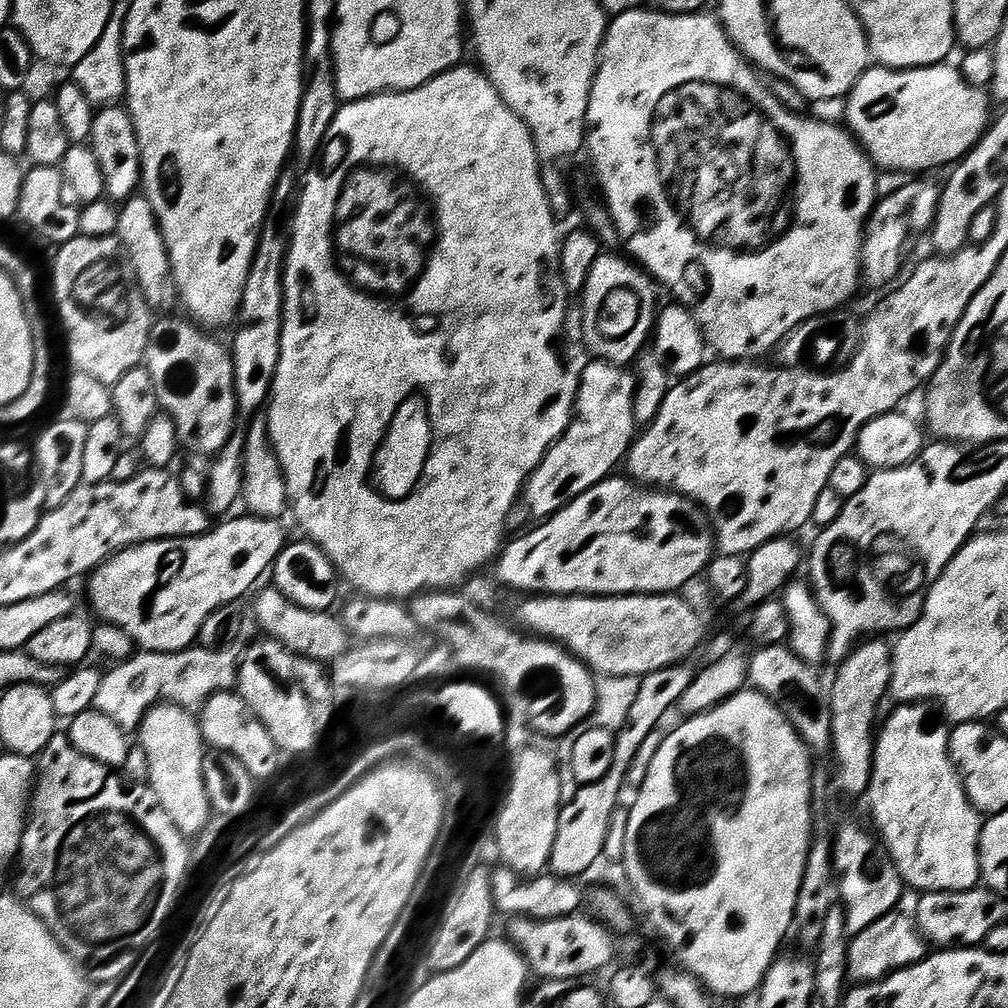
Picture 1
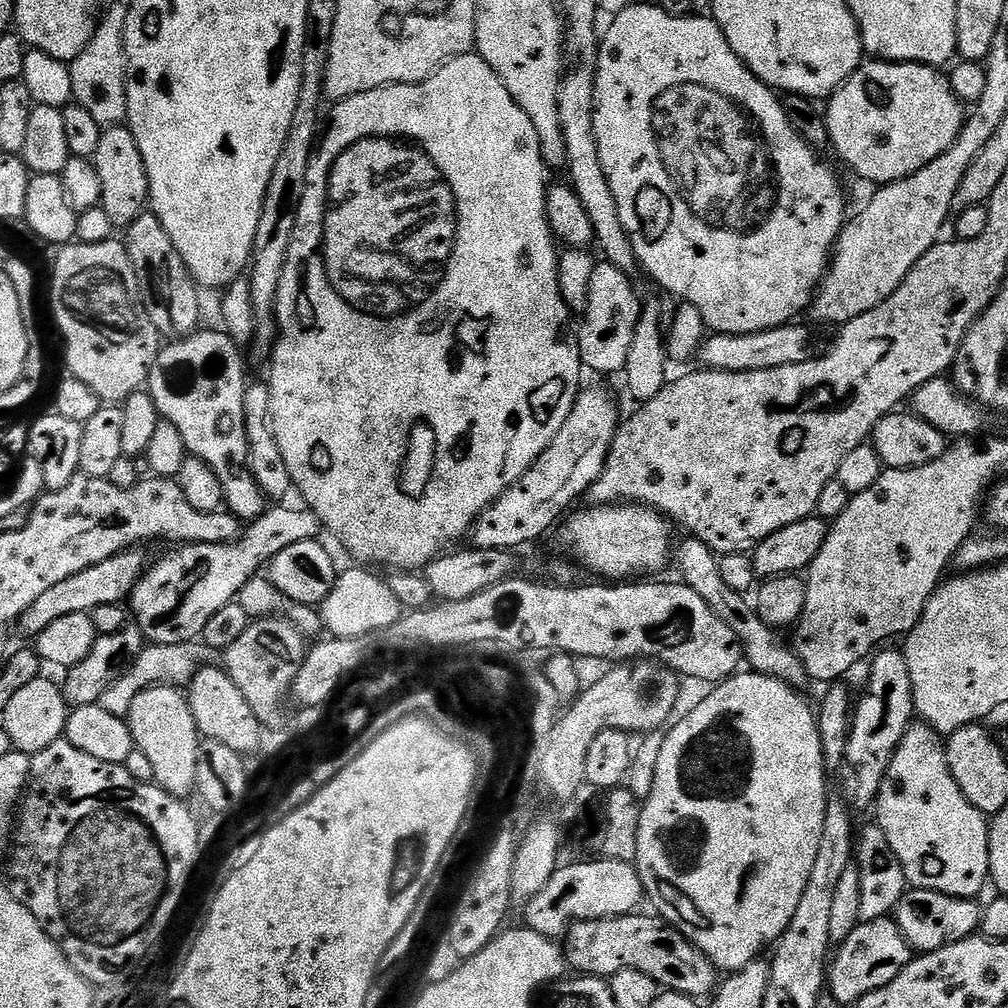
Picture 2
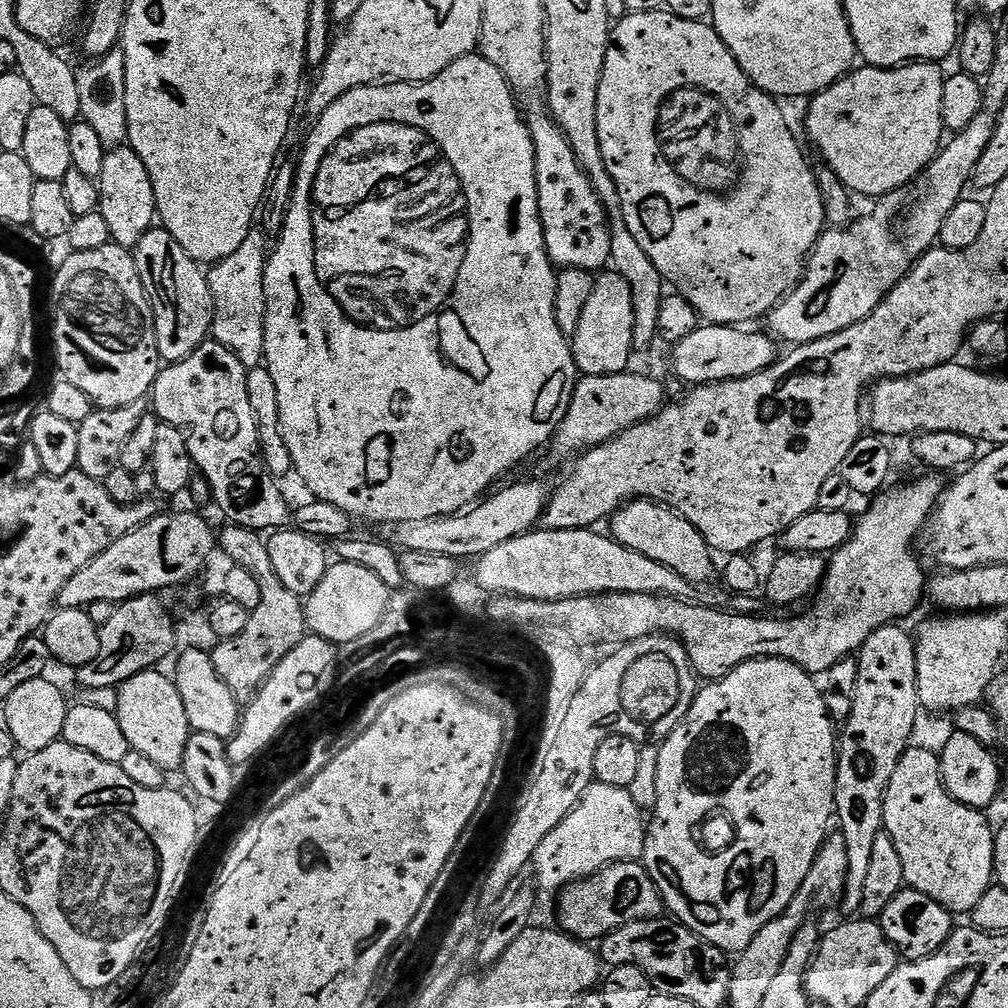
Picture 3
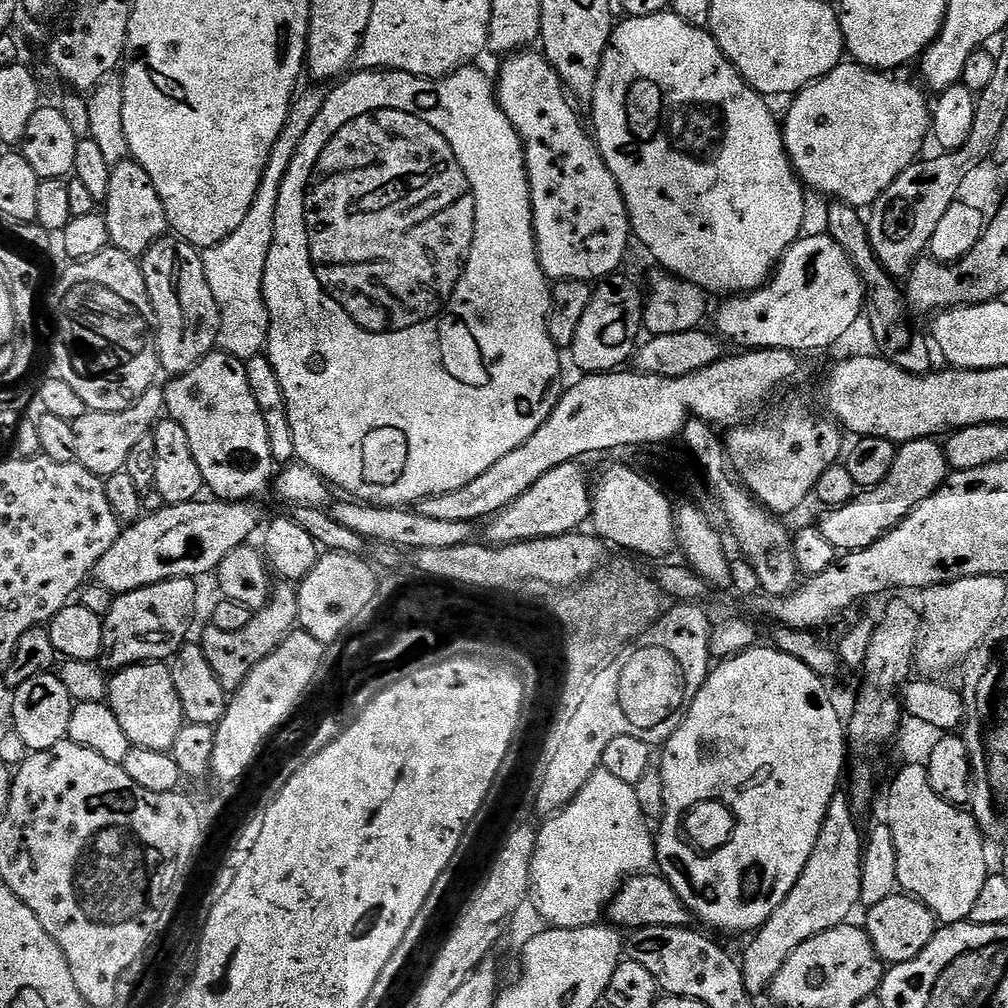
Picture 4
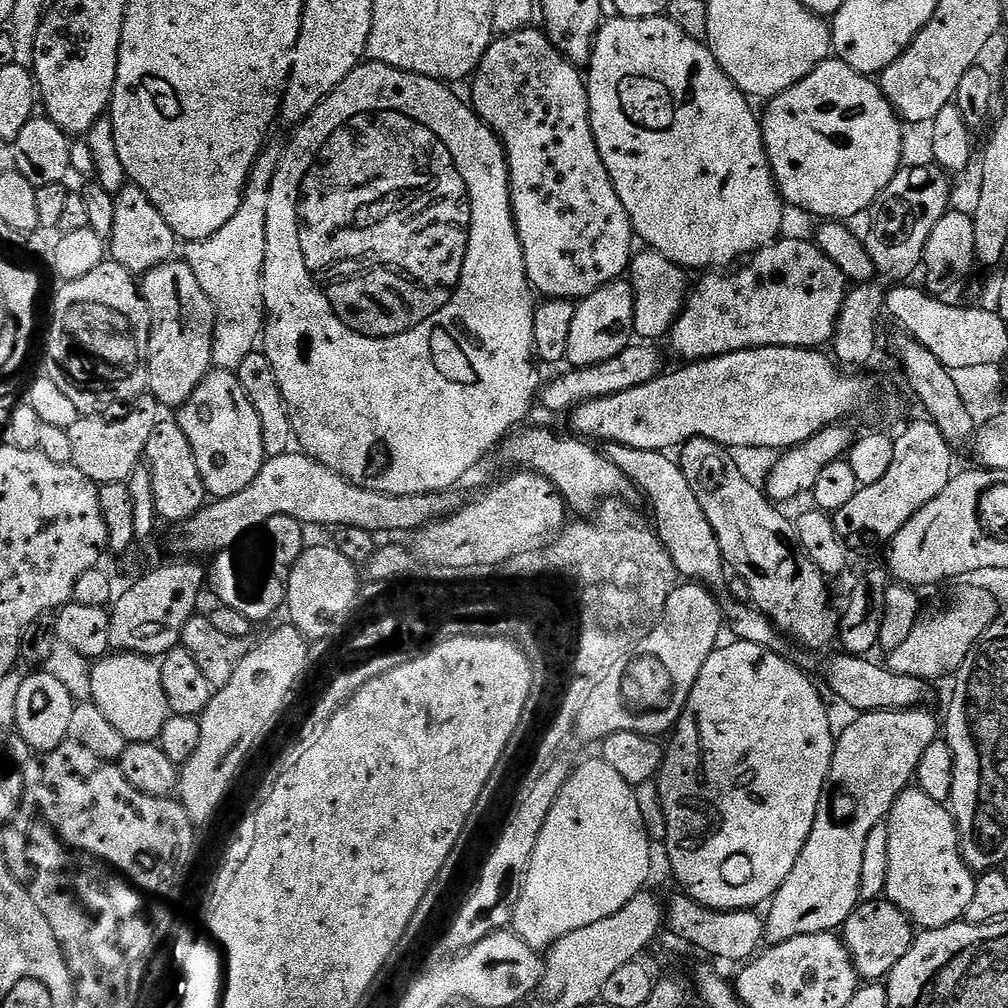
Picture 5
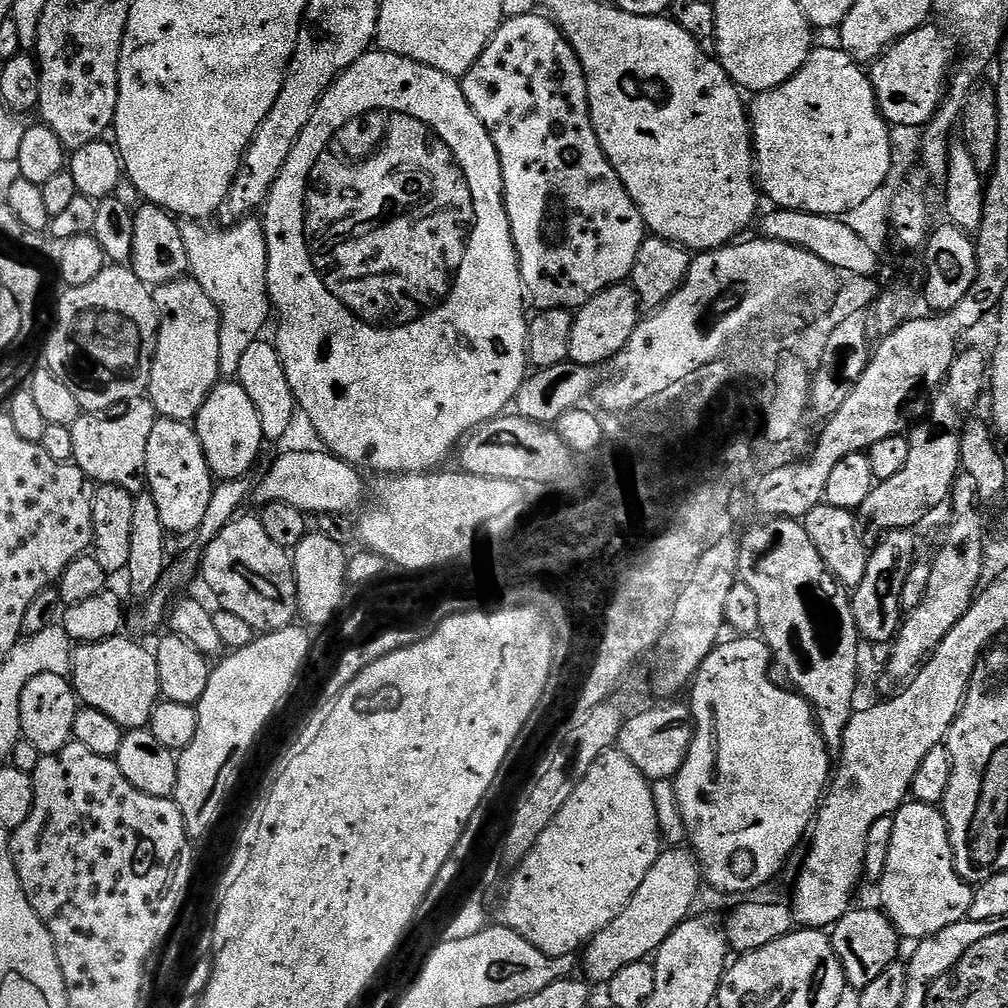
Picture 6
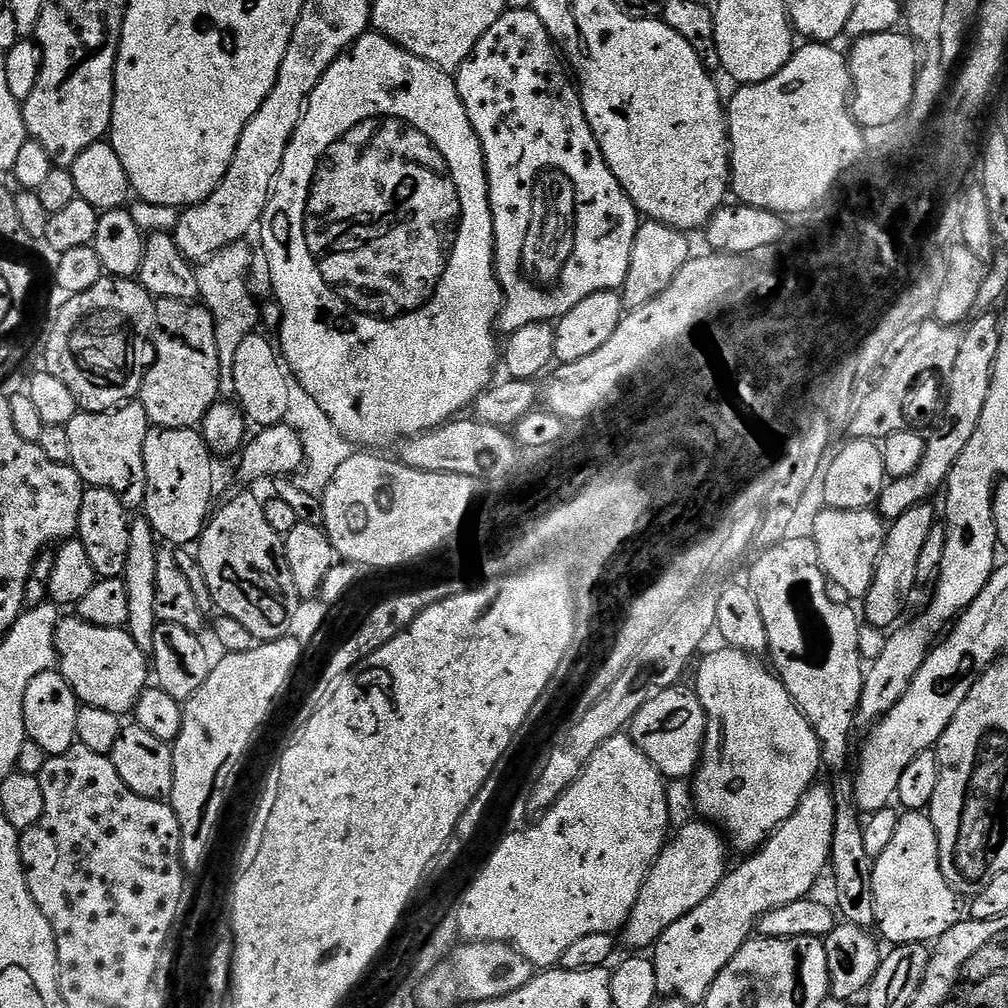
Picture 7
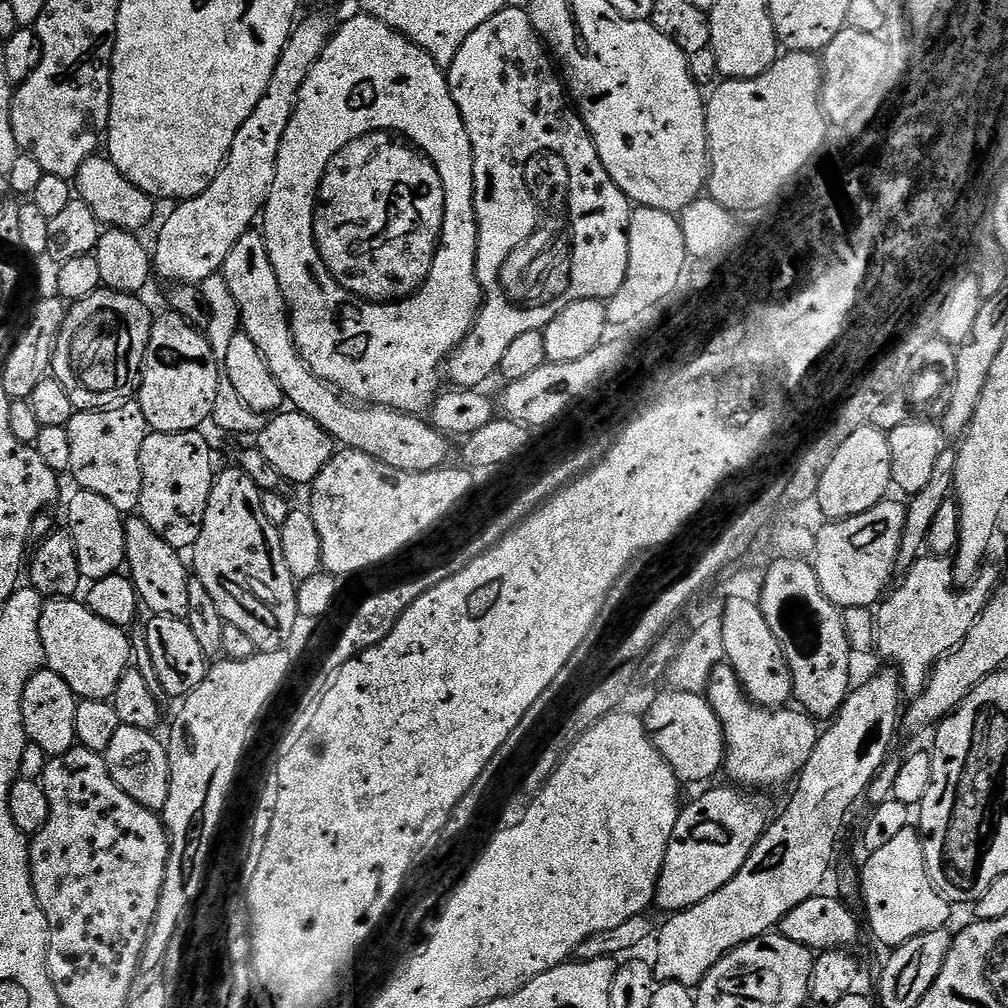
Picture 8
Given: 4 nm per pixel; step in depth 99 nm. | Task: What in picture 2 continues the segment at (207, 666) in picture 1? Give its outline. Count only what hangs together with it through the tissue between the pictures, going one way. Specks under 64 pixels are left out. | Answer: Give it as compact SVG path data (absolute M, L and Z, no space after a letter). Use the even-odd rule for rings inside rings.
M189 642L187 644L154 644L149 643L138 654L135 663L127 672L121 674L118 679L102 694L99 704L102 710L115 716L127 717L130 706L138 694L147 688L179 688L183 689L196 677L197 672L209 663L210 650L203 642Z

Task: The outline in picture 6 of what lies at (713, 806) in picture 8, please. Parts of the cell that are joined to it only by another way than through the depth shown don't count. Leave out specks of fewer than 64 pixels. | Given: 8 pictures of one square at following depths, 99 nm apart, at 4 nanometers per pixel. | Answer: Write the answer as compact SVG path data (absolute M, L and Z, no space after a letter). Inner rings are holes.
M669 847L661 851L656 865L646 874L638 894L630 898L626 910L610 922L599 934L588 941L582 952L582 972L593 985L607 985L608 981L630 962L648 960L670 938L670 934L682 921L693 915L696 895L702 888L702 869L695 855L687 847Z

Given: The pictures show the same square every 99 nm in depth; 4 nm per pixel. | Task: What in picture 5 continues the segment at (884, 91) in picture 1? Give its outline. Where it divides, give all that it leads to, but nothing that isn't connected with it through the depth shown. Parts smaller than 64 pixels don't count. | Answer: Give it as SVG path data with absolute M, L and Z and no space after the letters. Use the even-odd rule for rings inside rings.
M835 58L823 60L809 76L802 78L794 86L790 86L785 92L780 92L767 101L765 112L762 112L762 127L764 130L764 145L768 151L768 161L772 167L772 173L776 179L776 184L780 187L780 195L784 197L789 205L796 208L805 208L808 212L813 212L820 218L831 218L833 221L846 222L849 218L860 212L867 212L879 200L882 190L890 186L890 182L900 171L903 165L902 144L904 124L896 115L895 108L884 96L879 83L875 79L861 76L859 72L846 66L846 62Z

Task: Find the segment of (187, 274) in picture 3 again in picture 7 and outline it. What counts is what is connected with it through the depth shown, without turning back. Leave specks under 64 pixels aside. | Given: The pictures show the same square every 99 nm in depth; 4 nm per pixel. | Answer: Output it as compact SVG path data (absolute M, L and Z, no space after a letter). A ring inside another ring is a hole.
M166 298L165 300L156 300L156 326L154 329L154 356L156 352L156 361L151 361L150 367L144 373L144 381L140 387L139 403L143 404L148 415L149 425L158 428L196 428L203 425L204 416L212 409L212 405L217 403L220 391L218 390L218 342L214 338L214 318L208 313L208 309L203 303L193 302L191 300L175 300Z

